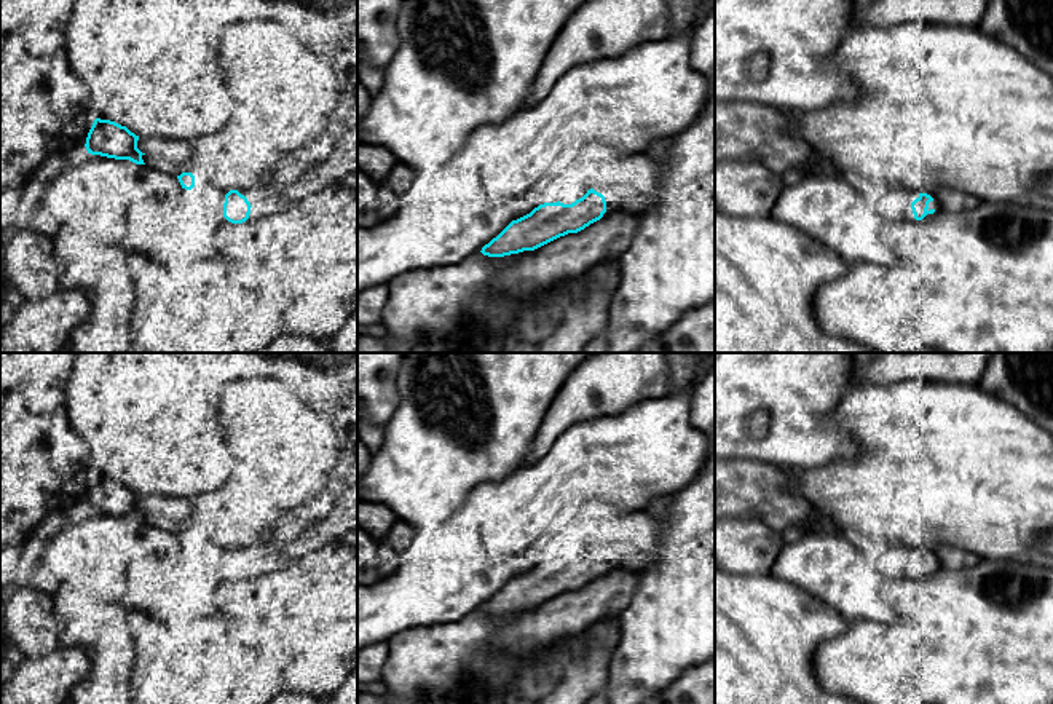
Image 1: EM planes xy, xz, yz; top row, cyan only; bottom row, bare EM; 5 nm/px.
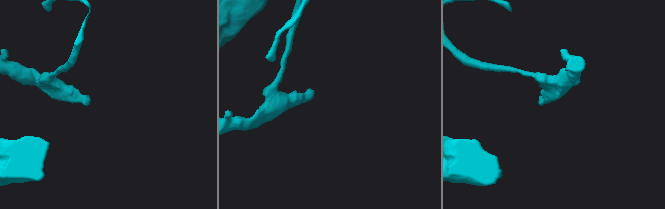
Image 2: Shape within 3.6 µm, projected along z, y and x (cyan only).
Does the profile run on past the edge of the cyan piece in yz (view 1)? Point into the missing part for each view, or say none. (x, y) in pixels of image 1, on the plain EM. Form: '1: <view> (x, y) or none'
1: yz (908, 570)

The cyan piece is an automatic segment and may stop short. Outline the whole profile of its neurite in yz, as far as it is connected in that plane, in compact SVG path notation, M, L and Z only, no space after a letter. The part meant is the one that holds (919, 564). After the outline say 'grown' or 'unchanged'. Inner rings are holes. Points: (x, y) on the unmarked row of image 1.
M911 549L908 552L908 562L905 567L905 575L911 576L914 575L916 578L922 578L927 572L935 570L935 559L930 552L927 551L914 551Z; grown

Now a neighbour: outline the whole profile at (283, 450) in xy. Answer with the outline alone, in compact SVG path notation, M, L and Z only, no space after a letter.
M276 378L228 380L222 394L220 420L233 453L233 469L220 488L196 496L198 511L191 516L196 516L214 540L225 548L252 548L268 540L274 522L282 514L327 490L327 481L341 452L329 421Z

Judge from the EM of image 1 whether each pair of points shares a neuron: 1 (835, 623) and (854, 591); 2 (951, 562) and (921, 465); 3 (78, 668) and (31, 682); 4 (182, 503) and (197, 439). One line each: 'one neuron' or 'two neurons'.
1: two neurons
2: two neurons
3: one neuron
4: two neurons

